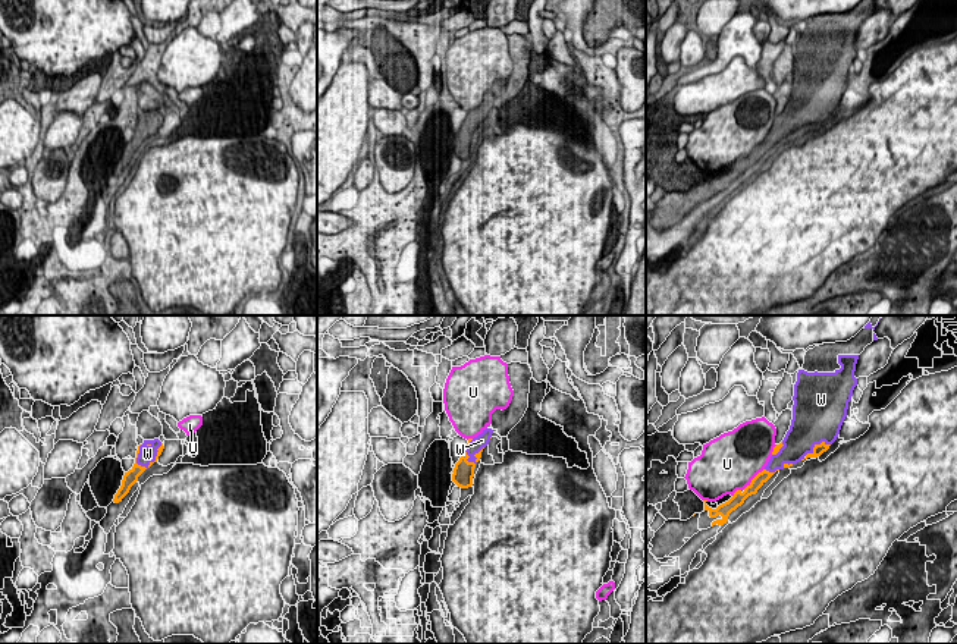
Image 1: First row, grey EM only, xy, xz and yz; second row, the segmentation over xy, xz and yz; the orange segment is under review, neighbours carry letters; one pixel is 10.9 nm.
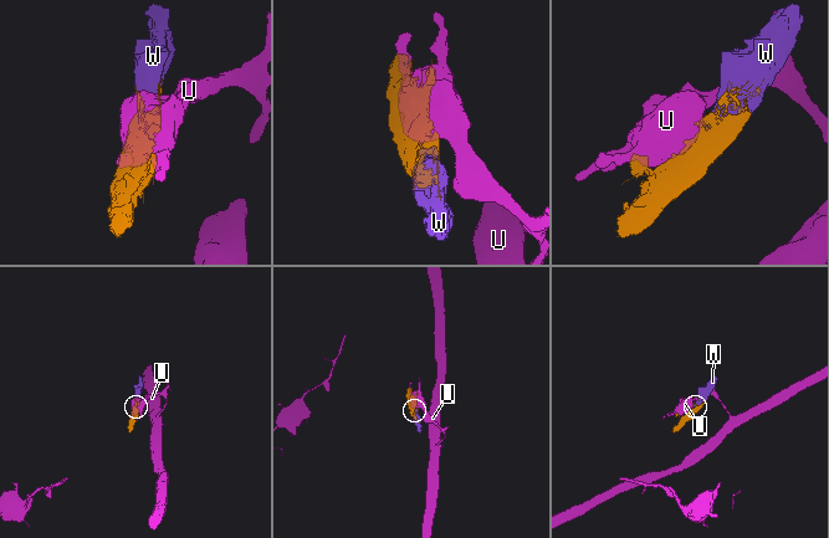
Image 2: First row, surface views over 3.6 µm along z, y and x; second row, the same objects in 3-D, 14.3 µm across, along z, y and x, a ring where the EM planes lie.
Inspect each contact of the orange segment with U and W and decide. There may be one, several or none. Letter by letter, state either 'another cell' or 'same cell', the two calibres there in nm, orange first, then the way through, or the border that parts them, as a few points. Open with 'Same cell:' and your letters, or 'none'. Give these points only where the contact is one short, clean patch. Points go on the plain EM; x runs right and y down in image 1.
Same cell: W
U: another cell | 130/500 nm
W: same cell | 130/190 nm

